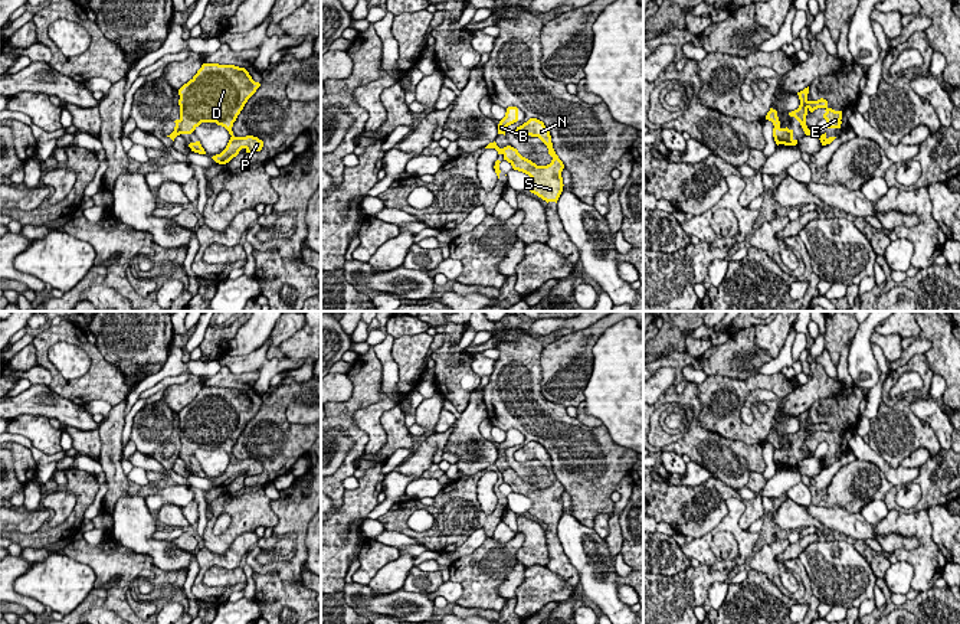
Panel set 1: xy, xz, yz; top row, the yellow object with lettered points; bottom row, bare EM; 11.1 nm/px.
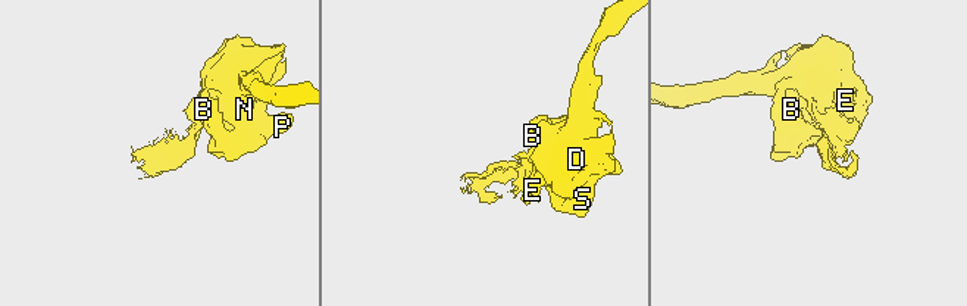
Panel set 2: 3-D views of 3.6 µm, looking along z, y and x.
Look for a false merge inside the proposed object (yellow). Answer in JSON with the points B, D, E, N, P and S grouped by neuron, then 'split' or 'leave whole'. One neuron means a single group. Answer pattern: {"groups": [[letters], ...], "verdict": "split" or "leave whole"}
{"groups": [["B", "D", "N", "P", "S"], ["E"]], "verdict": "split"}

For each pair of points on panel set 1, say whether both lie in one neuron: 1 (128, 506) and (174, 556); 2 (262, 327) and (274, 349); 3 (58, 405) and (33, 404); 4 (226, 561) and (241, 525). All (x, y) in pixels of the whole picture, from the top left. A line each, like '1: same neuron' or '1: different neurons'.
1: same neuron
2: different neurons
3: same neuron
4: different neurons

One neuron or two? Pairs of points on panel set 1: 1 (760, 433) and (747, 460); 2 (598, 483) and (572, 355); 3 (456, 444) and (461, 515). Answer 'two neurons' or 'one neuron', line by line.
1: two neurons
2: two neurons
3: two neurons

